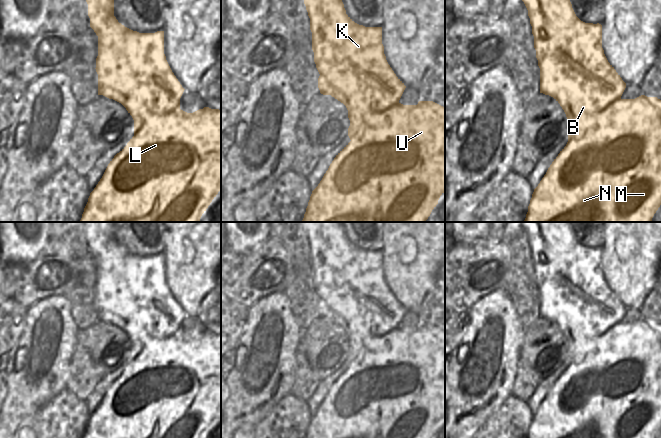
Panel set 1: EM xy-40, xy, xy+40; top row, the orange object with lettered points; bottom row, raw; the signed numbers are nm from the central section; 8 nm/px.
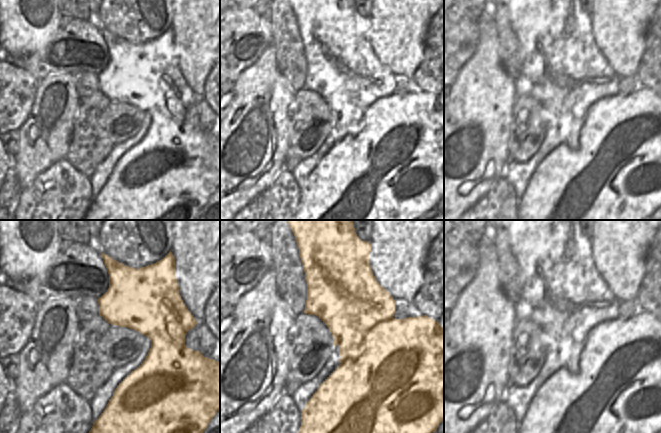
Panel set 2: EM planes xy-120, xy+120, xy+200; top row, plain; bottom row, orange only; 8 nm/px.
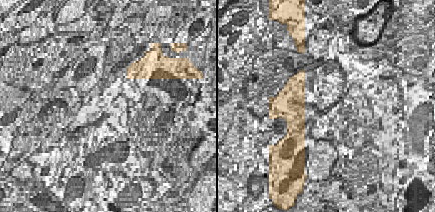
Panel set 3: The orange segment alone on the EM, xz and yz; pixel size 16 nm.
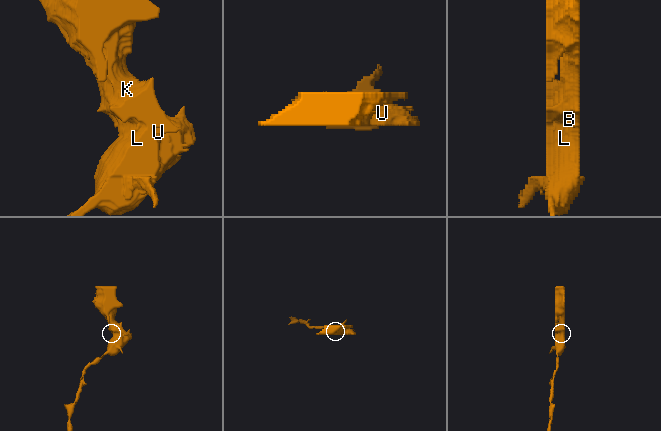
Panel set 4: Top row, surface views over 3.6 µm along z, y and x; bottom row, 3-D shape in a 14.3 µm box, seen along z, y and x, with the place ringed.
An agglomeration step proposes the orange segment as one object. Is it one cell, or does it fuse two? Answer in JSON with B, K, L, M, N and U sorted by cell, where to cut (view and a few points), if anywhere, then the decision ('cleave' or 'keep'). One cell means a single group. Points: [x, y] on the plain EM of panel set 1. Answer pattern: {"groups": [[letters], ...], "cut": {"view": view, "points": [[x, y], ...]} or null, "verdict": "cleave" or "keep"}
{"groups": [["B", "K"], ["L", "M", "N", "U"]], "cut": {"view": "xy+40", "points": [[620, 321], [600, 334], [599, 345], [582, 360], [568, 361]]}, "verdict": "cleave"}

